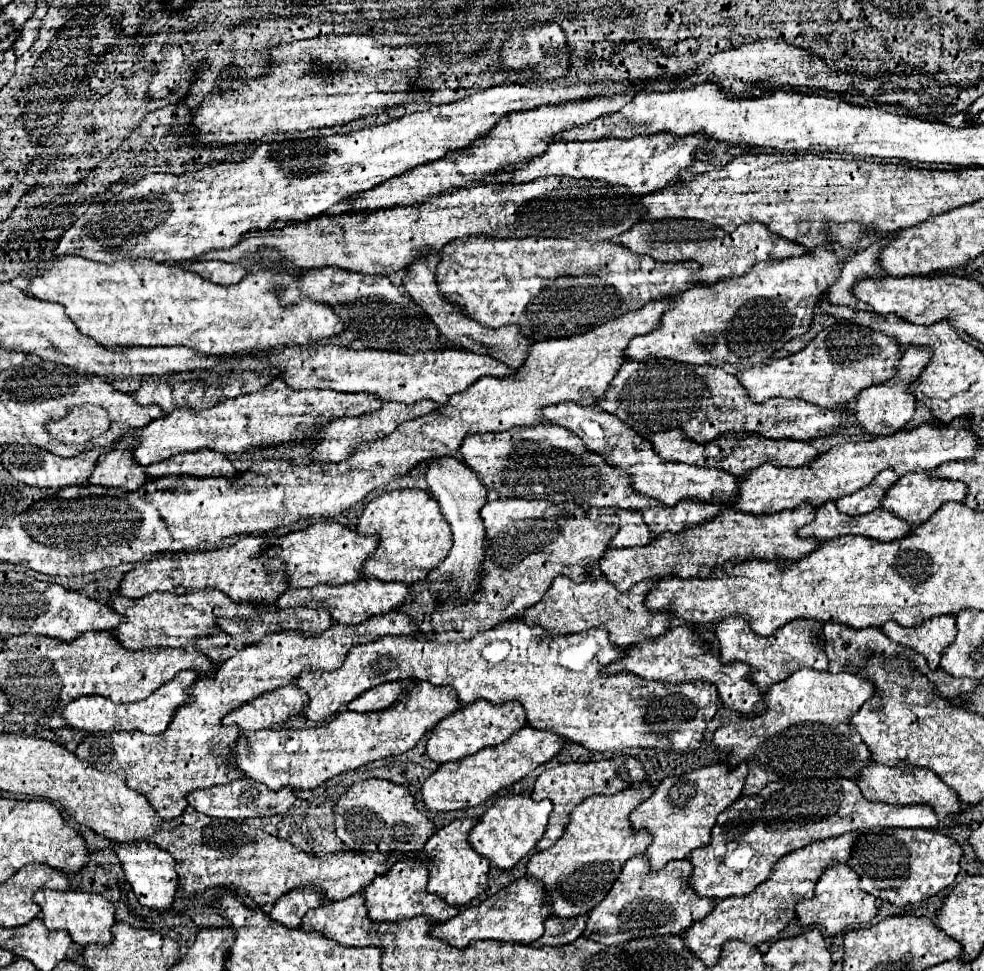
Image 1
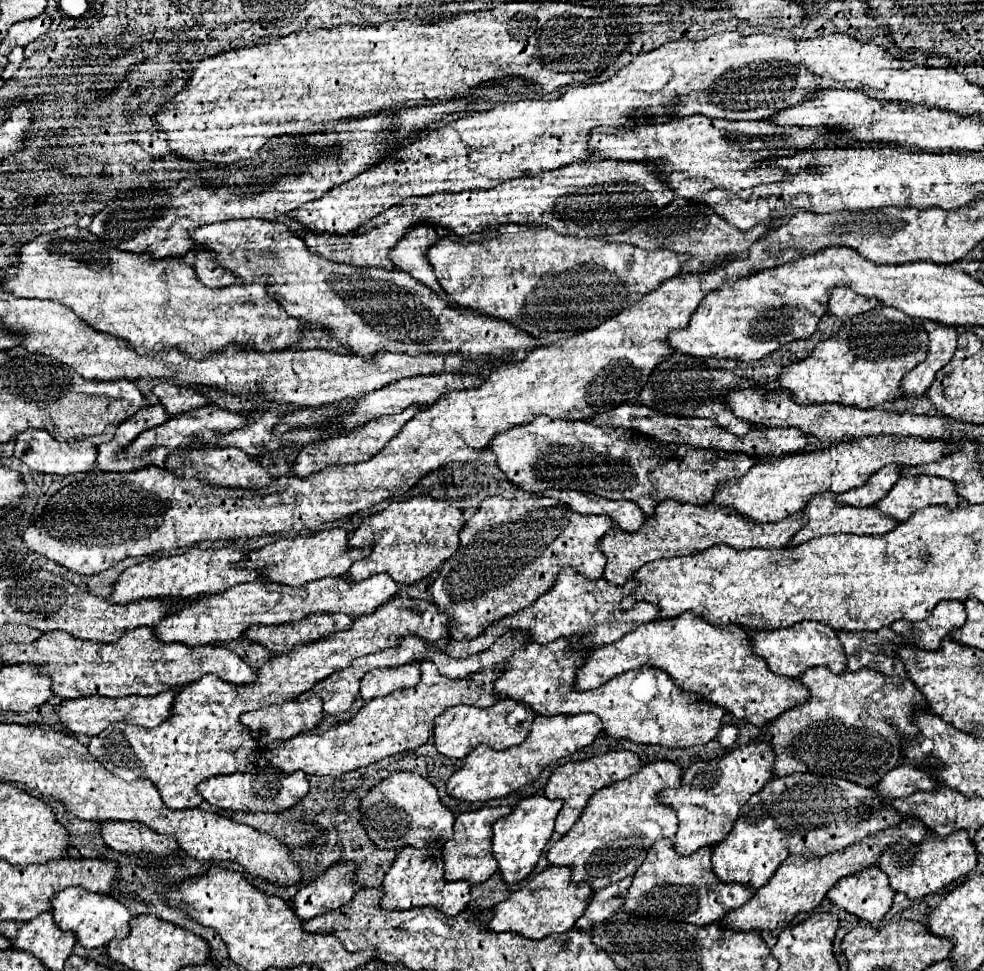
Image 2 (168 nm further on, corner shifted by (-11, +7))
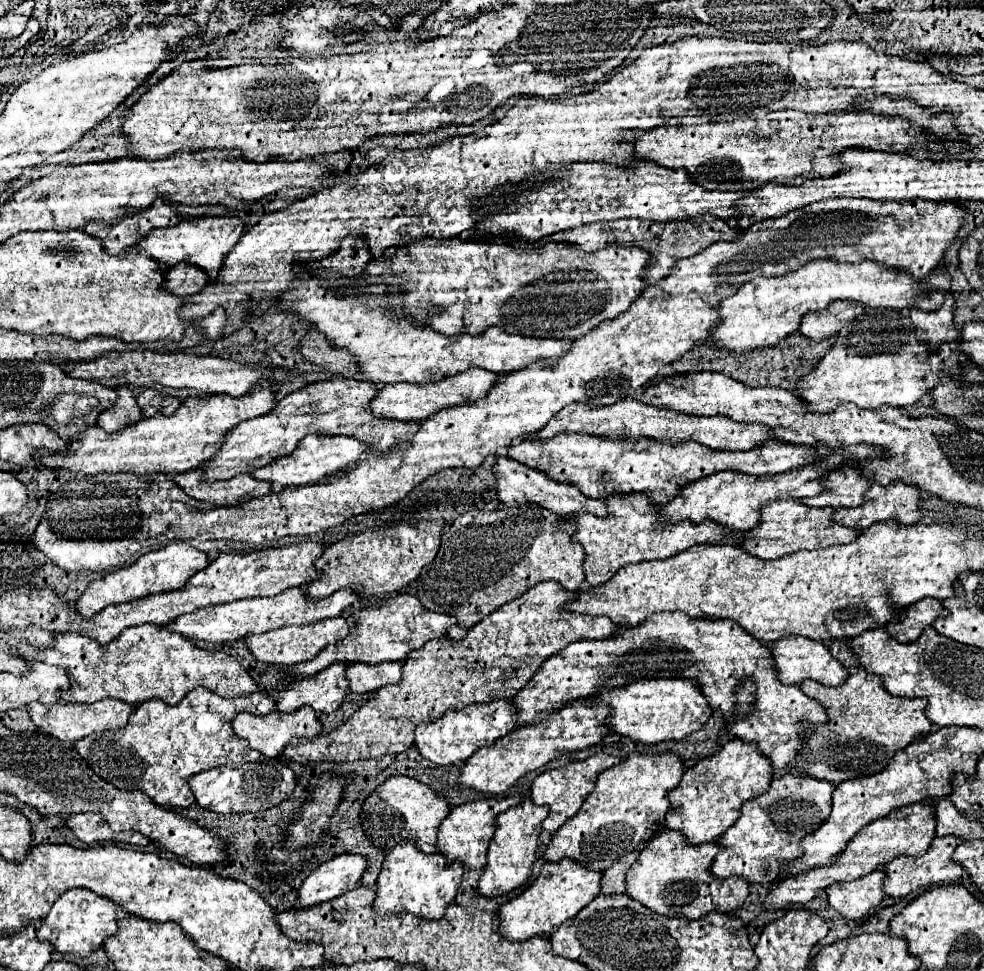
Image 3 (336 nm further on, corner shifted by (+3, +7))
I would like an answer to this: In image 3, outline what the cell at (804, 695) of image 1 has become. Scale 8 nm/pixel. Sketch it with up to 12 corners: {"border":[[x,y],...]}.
{"border":[[863,668],[799,688],[829,716],[797,768],[839,784],[877,774],[927,736],[927,700]]}

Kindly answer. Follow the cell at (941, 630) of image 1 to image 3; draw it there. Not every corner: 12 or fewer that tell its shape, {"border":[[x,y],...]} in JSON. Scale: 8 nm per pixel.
{"border":[[937,598],[909,604],[885,630],[897,642],[917,640],[935,618],[947,616]]}

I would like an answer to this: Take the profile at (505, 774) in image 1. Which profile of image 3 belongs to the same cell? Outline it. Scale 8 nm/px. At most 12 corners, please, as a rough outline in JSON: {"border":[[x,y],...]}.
{"border":[[575,700],[477,750],[459,784],[503,794],[609,732],[607,704]]}

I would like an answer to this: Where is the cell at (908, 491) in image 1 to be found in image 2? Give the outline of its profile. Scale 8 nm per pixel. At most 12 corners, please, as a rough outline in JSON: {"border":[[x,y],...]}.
{"border":[[901,476],[877,506],[905,522],[963,498],[951,480]]}

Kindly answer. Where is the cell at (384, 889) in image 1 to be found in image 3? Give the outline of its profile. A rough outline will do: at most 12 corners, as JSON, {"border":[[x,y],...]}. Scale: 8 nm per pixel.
{"border":[[411,840],[385,856],[377,914],[439,920],[465,868]]}

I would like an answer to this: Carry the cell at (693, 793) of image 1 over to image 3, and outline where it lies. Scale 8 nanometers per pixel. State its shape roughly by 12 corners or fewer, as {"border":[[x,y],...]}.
{"border":[[729,740],[669,792],[667,828],[719,840],[769,790],[757,744]]}

